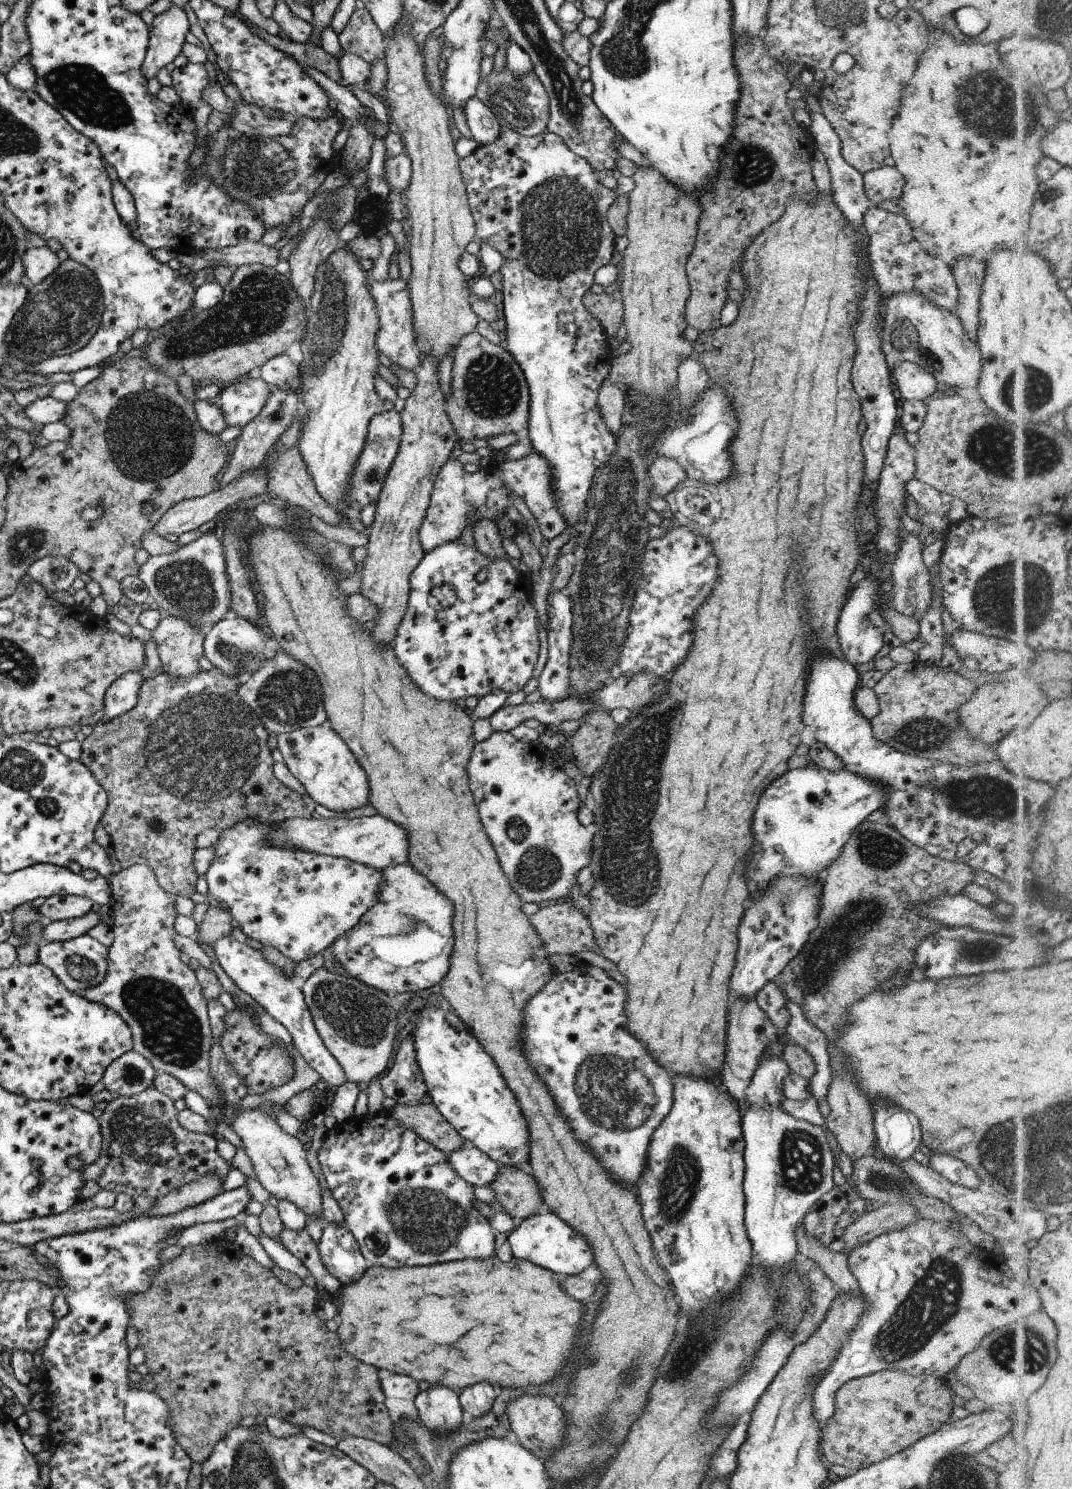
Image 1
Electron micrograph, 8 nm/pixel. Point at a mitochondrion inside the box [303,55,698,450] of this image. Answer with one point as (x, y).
(559, 217)

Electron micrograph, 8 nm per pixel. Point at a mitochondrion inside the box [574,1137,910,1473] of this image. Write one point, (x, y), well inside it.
(709, 1332)

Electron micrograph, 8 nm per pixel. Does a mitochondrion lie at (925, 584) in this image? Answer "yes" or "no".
no

